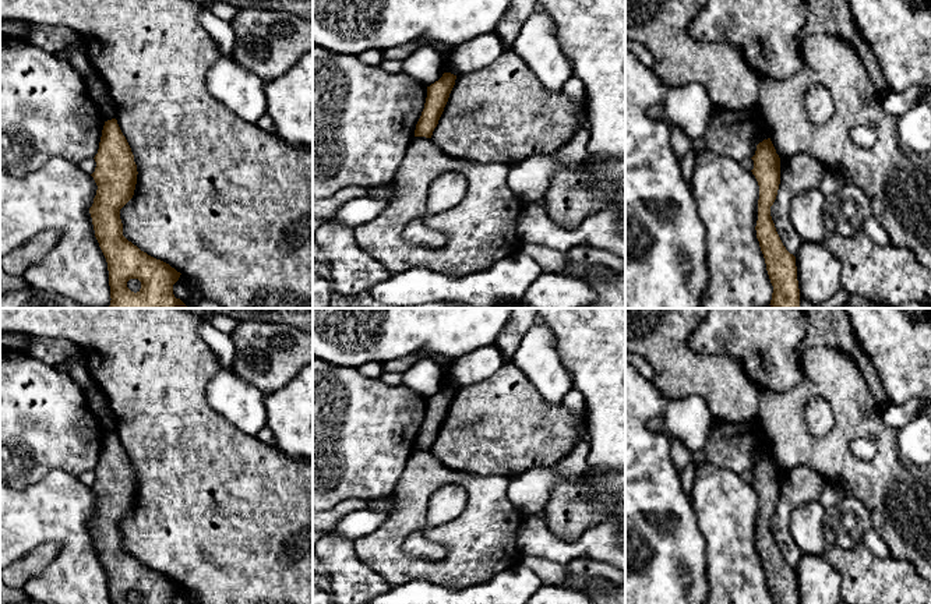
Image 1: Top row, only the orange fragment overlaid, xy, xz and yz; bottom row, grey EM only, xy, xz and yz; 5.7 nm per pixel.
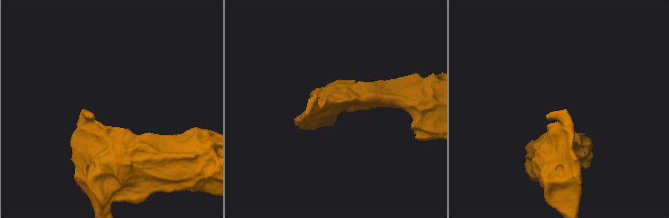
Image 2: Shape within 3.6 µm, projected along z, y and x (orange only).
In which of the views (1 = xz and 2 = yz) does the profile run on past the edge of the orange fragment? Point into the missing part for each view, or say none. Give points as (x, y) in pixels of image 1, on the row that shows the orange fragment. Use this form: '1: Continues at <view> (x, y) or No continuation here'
1: No continuation here
2: No continuation here

